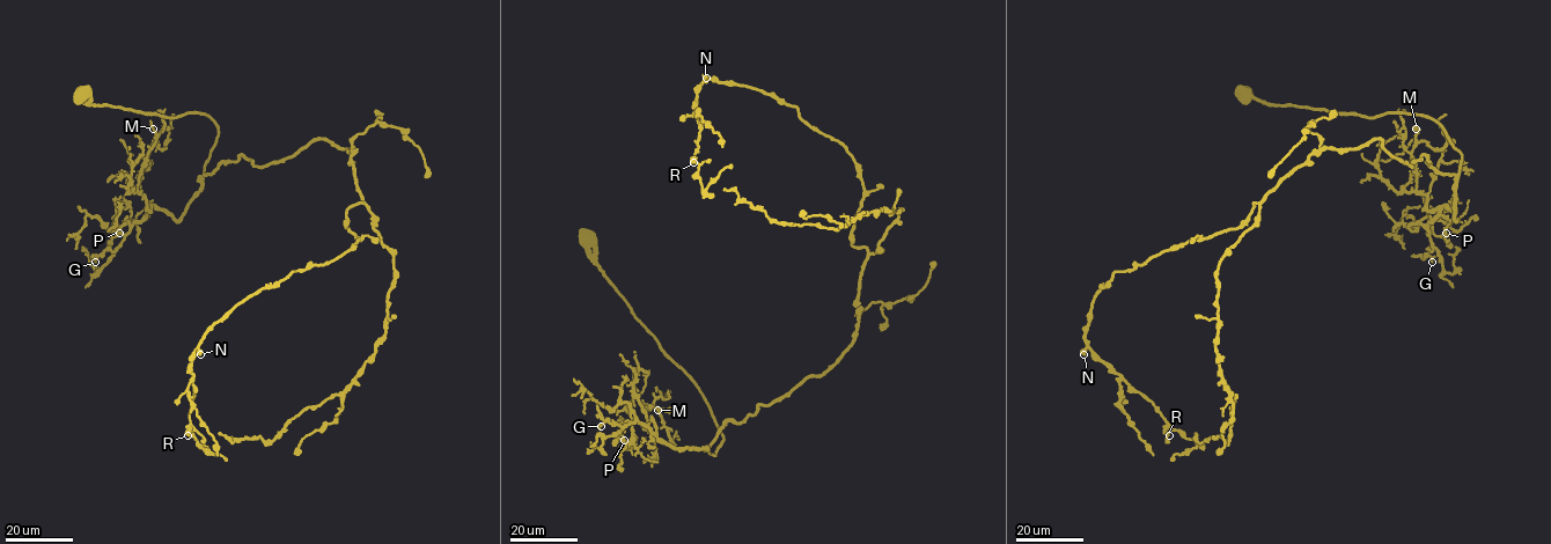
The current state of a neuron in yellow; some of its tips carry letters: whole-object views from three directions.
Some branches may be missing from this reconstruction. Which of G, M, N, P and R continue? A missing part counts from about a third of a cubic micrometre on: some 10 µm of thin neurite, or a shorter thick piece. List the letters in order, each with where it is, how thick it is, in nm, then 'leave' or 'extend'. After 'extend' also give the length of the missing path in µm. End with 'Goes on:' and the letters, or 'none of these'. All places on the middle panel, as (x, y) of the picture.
G: place (601, 426); calibre 280 nm; extend; missing 15 µm
M: place (658, 410); calibre 150 nm; leave
N: place (706, 78); calibre 500 nm; leave
P: place (624, 440); calibre 120 nm; extend; missing 7 µm
R: place (693, 162); calibre 600 nm; leave
Goes on: G, P

